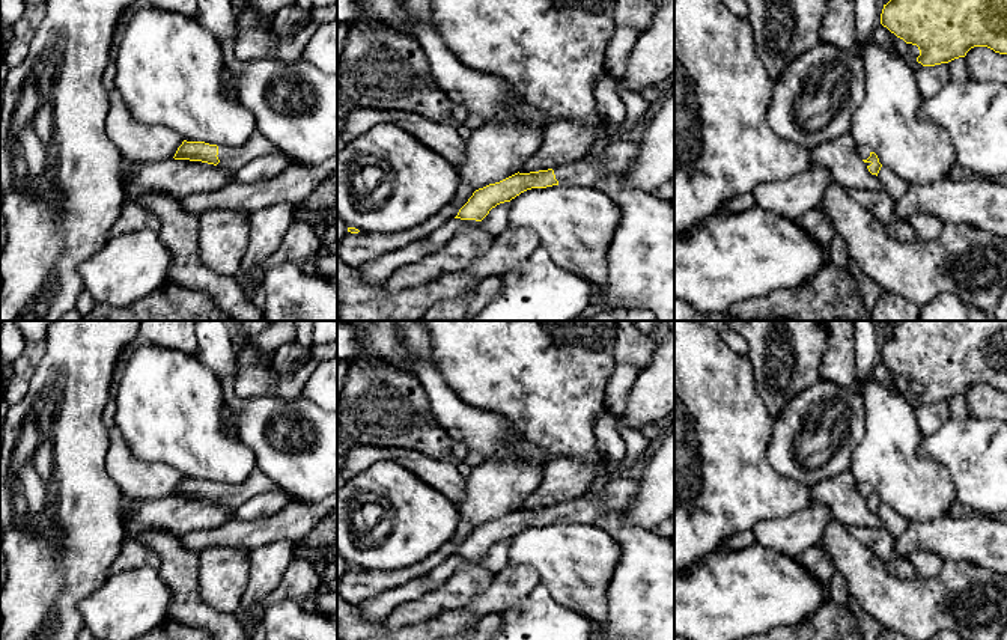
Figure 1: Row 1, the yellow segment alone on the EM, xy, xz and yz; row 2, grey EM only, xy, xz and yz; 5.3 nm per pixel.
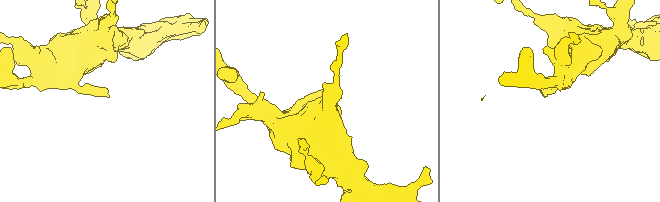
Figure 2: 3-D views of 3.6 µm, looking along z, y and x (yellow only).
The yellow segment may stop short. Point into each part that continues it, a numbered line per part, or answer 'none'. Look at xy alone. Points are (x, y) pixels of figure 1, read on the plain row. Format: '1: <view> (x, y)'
1: xy (232, 496)

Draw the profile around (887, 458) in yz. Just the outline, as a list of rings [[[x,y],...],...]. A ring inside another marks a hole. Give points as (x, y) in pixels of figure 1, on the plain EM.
[[[872,376],[856,389],[864,404],[864,437],[852,452],[855,480],[872,485],[908,523],[947,517],[956,489],[941,464],[918,455],[923,434],[914,402]]]

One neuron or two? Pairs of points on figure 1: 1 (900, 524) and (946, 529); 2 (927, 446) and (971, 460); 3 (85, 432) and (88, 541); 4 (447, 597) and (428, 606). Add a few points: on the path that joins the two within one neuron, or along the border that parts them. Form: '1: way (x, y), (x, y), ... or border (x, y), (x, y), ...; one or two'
1: border (908, 523), (894, 539); two
2: way (938, 446), (958, 446), (961, 449); one
3: way (85, 460), (88, 514); one
4: way (443, 600), (432, 603); one

